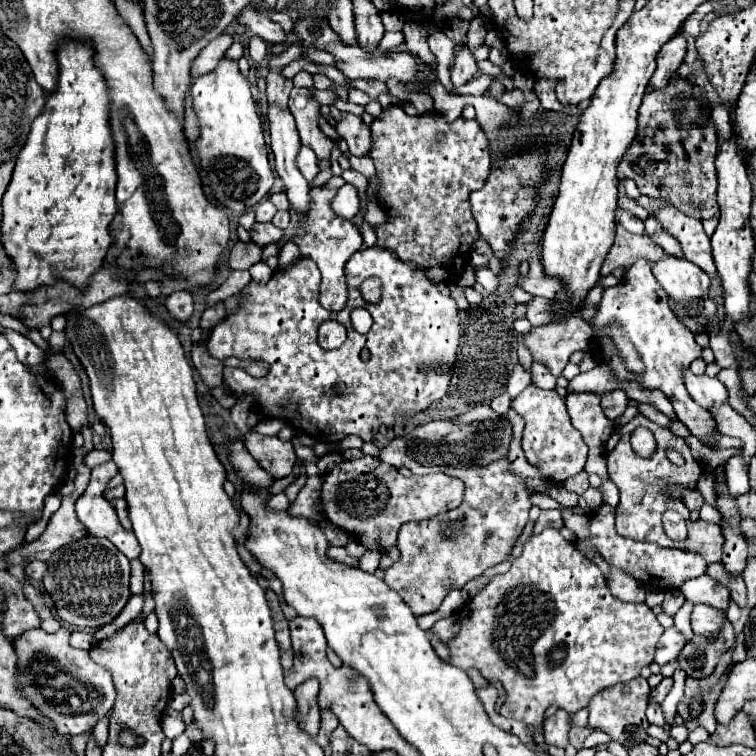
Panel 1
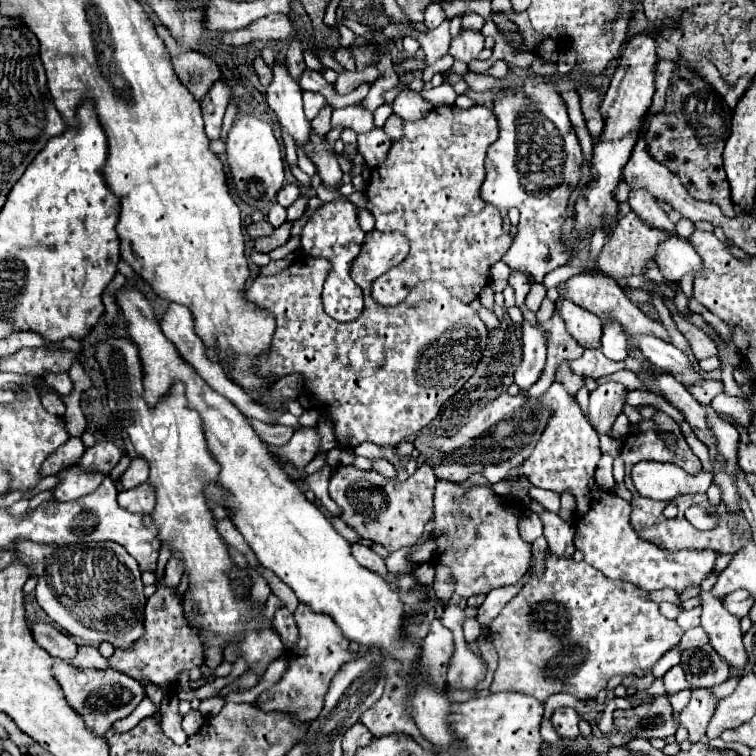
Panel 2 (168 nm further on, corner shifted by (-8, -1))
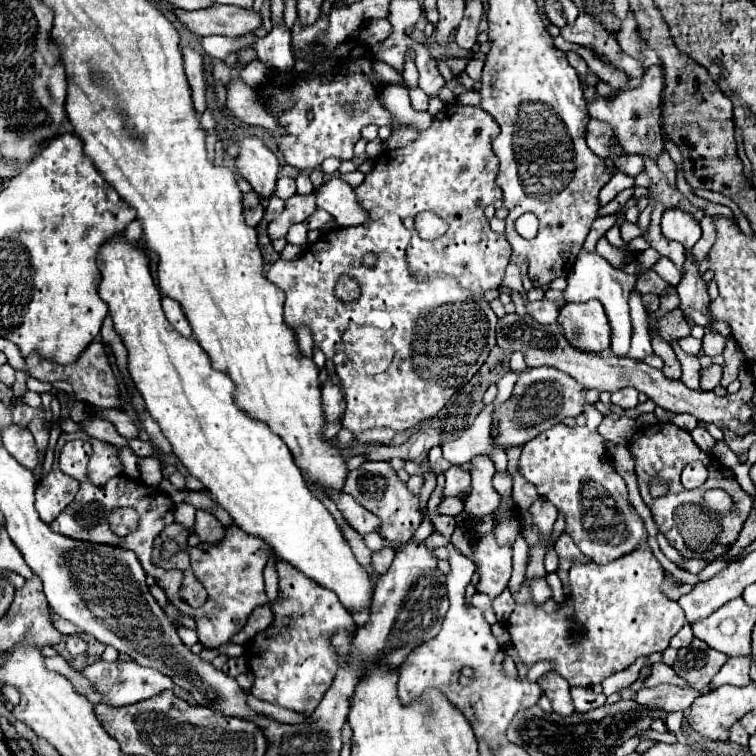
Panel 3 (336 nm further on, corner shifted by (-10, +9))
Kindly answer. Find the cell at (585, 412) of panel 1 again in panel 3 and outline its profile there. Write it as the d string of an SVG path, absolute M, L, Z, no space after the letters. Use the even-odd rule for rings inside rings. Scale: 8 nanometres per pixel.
M632 386L620 388L618 392L612 394L612 404L626 410L626 408L634 408L638 404L638 390Z

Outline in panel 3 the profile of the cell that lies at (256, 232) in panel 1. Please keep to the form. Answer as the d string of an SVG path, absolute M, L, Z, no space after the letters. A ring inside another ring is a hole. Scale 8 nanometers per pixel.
M262 204L252 206L252 208L244 208L244 218L246 218L246 224L248 226L258 226L260 220L262 220L262 216L264 216Z

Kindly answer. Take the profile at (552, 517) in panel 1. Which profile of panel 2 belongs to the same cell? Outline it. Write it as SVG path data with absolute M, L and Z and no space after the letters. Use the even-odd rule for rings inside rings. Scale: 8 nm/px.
M552 512L540 514L540 520L544 524L544 536L548 540L548 548L554 550L558 556L572 556L576 550L572 524Z

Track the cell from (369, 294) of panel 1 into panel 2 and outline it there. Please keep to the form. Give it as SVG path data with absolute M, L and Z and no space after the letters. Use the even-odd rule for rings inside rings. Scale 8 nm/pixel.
M456 106L432 108L422 120L404 122L404 136L392 142L386 162L372 170L368 182L370 212L376 218L376 230L380 232L400 232L410 240L410 254L398 266L382 274L372 284L372 298L380 306L400 304L408 290L420 280L436 280L450 290L452 296L462 302L478 298L480 290L488 282L488 268L504 256L510 234L502 230L502 216L490 204L480 200L480 186L486 180L484 158L492 142L498 140L498 120L494 112L484 106L472 106L470 110L460 110Z

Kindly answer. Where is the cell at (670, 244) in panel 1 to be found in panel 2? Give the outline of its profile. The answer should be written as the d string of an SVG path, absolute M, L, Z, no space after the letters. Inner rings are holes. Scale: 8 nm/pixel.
M632 190L628 204L630 204L630 208L632 208L640 218L644 218L644 222L650 224L652 228L662 230L662 232L668 232L668 234L676 234L674 224L672 224L670 218L658 208L658 202L652 200L652 196L648 196L648 192L644 192L644 190Z

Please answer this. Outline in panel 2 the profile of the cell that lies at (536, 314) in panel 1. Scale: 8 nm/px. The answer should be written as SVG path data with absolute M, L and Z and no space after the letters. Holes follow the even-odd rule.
M556 300L556 312L562 316L570 336L584 348L600 348L602 324L584 308L576 308L570 300Z

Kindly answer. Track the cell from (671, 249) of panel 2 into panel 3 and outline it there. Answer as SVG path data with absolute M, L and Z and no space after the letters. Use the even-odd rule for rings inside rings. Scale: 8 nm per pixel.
M668 208L662 216L660 226L662 226L662 234L668 240L676 240L684 248L692 248L702 236L700 224L694 218L694 214L686 214L680 208Z

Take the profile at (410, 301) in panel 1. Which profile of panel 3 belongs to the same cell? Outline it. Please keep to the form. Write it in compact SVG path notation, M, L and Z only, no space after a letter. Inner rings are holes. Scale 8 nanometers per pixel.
M386 214L382 218L376 218L376 220L368 220L364 224L358 224L358 226L350 226L350 228L332 228L332 230L326 230L320 240L312 246L306 248L306 252L298 258L298 260L292 260L292 262L286 262L286 260L278 260L270 266L268 270L268 280L274 282L278 288L282 288L286 292L286 304L284 304L284 318L286 318L286 324L296 330L298 324L306 324L310 330L312 330L312 336L314 336L314 344L318 348L322 348L322 352L326 354L326 358L334 358L336 356L336 374L340 376L342 380L342 386L344 386L344 394L346 394L346 412L342 416L342 426L348 428L354 436L358 436L362 430L366 428L382 428L382 426L390 426L392 430L396 432L404 432L412 426L416 426L418 422L426 420L426 418L434 418L444 406L446 402L452 398L452 394L456 394L462 386L466 386L466 382L472 380L472 376L480 370L480 366L484 364L484 360L488 358L490 350L494 348L496 344L496 336L494 336L494 330L496 330L496 314L492 312L490 304L486 300L478 300L474 298L468 290L464 290L454 278L450 276L444 276L444 274L432 274L432 276L420 276L420 274L414 274L410 268L408 268L408 260L406 260L406 248L410 244L410 232L402 226L400 218L396 214ZM366 254L374 254L376 256L376 264L372 268L368 268L364 264L364 256ZM340 276L350 276L354 278L358 284L360 284L360 298L356 302L338 302L336 300L336 280Z

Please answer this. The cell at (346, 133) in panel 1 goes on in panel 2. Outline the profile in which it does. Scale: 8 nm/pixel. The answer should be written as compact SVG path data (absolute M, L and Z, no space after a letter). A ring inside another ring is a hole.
M374 126L372 130L358 134L358 152L364 156L368 168L378 168L390 152L390 140L382 128Z

